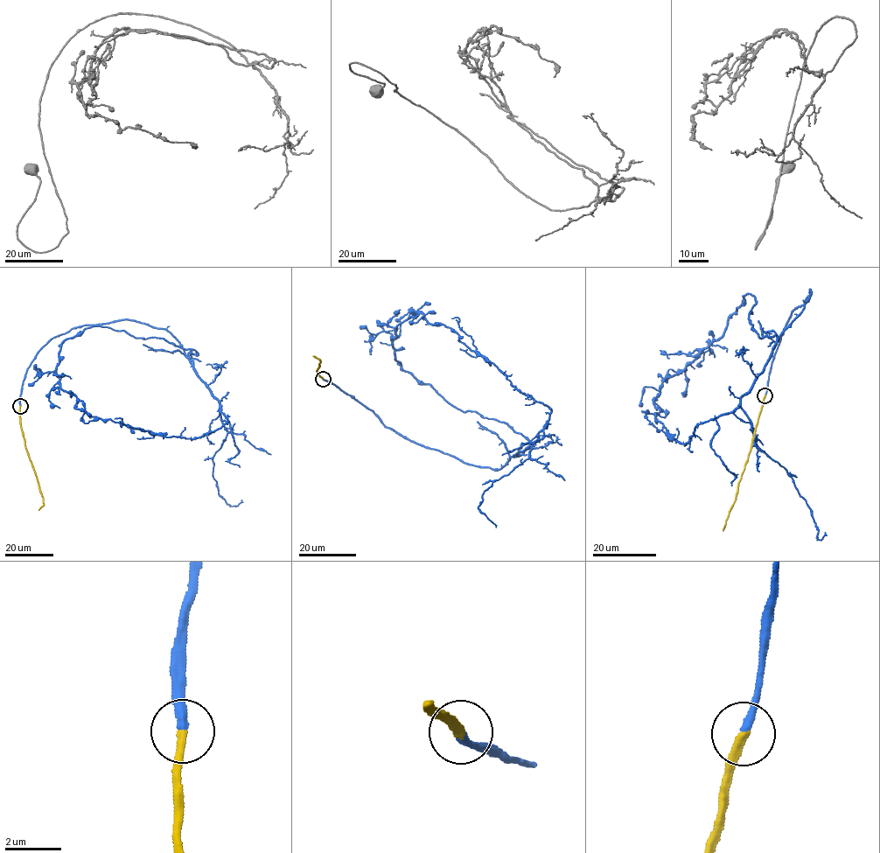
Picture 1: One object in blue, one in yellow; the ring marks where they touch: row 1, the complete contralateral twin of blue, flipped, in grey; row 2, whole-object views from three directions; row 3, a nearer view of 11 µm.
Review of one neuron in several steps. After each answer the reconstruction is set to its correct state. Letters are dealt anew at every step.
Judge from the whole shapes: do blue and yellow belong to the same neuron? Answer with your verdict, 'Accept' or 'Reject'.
Accept

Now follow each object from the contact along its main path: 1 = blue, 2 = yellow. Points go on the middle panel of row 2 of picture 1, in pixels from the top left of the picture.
1: (323, 379), (408, 438), (501, 469), (537, 441), (551, 409), (450, 329), (422, 313), (411, 321), (435, 312)
2: (323, 379), (316, 371), (320, 361), (313, 356)

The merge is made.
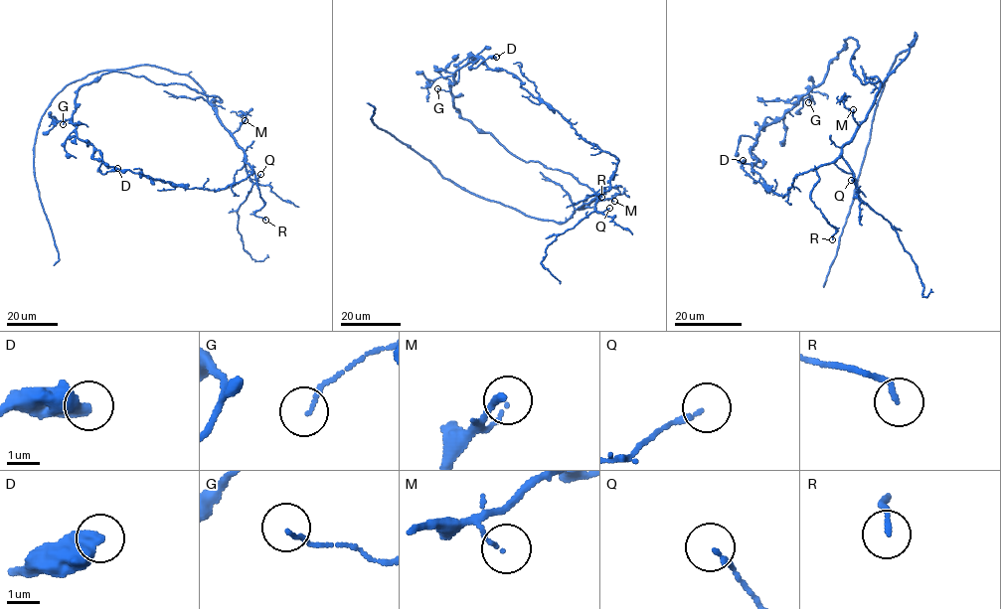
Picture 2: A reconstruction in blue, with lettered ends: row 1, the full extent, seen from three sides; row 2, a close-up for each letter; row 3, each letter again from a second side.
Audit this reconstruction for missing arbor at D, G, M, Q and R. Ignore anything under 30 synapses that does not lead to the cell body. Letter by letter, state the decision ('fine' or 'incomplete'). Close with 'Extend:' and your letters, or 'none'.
D: fine
G: fine
M: fine
Q: fine
R: fine
Extend: none

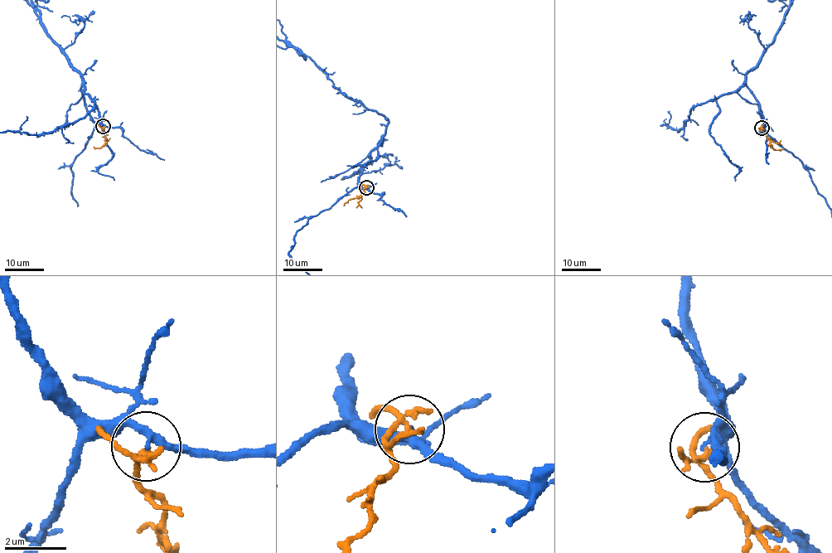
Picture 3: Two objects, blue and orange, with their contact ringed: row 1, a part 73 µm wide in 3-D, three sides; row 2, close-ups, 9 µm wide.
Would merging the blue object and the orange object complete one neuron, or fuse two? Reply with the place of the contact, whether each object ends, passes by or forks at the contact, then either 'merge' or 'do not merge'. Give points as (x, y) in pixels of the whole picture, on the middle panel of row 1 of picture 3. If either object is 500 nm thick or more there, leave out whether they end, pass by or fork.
place (366, 187); blue passes by; orange forks; do not merge

